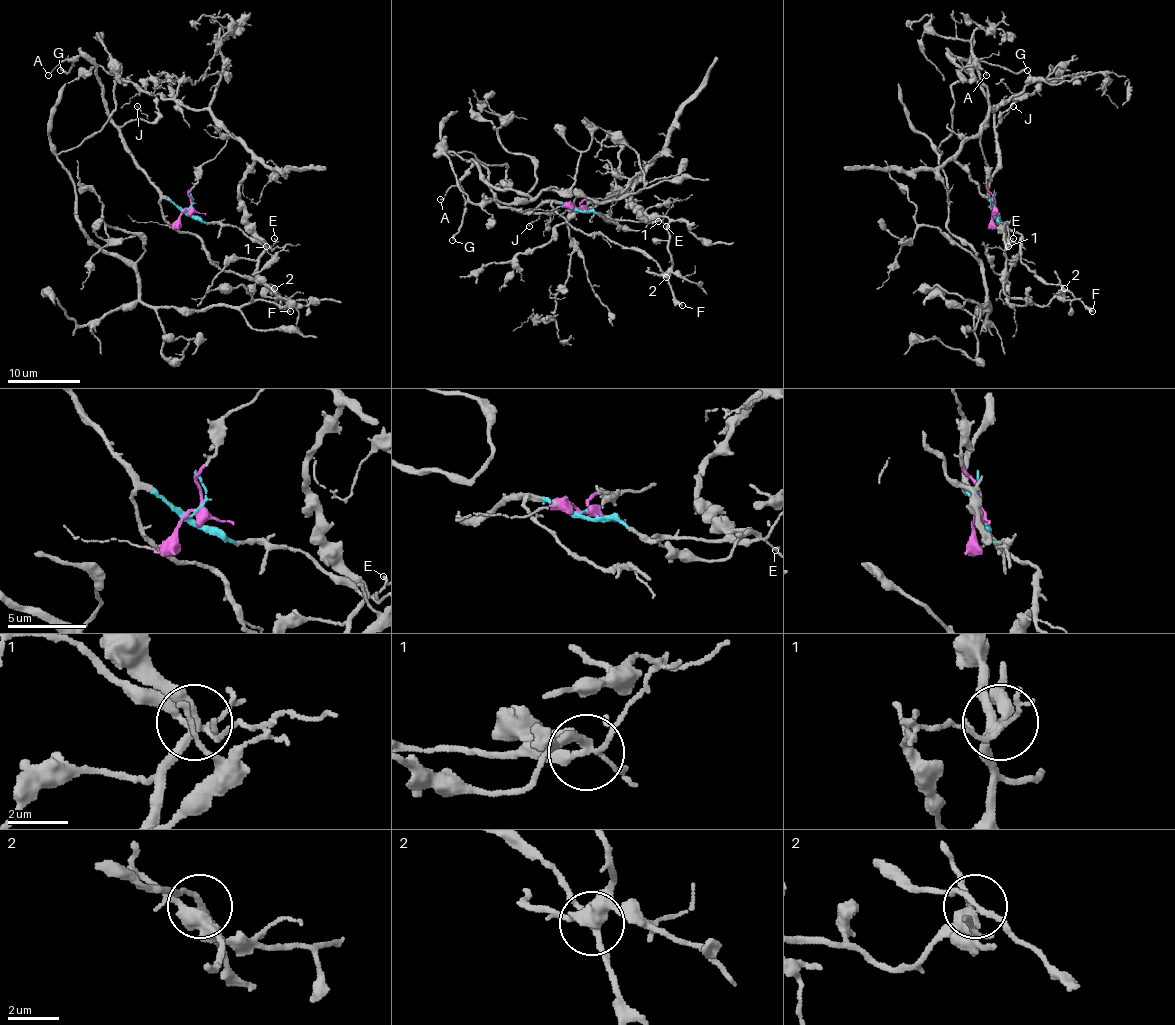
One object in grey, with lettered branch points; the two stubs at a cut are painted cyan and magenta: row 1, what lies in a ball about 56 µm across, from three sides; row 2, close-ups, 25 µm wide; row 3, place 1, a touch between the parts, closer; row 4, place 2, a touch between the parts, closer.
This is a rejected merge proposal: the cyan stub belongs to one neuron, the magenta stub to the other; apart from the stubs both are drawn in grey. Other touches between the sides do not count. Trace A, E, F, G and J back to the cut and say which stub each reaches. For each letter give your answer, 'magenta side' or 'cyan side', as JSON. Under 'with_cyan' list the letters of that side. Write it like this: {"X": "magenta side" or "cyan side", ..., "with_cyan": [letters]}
{"A": "cyan side", "E": "cyan side", "F": "cyan side", "G": "cyan side", "J": "cyan side", "with_cyan": ["A", "E", "F", "G", "J"]}

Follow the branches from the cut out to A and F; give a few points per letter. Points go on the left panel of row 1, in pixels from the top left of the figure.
A: (188, 209), (180, 211), (133, 160), (121, 129), (110, 115), (97, 68), (85, 57), (65, 59), (49, 75)
F: (188, 209), (180, 211), (164, 198), (159, 204), (168, 222), (195, 234), (224, 270), (271, 285), (291, 310)

